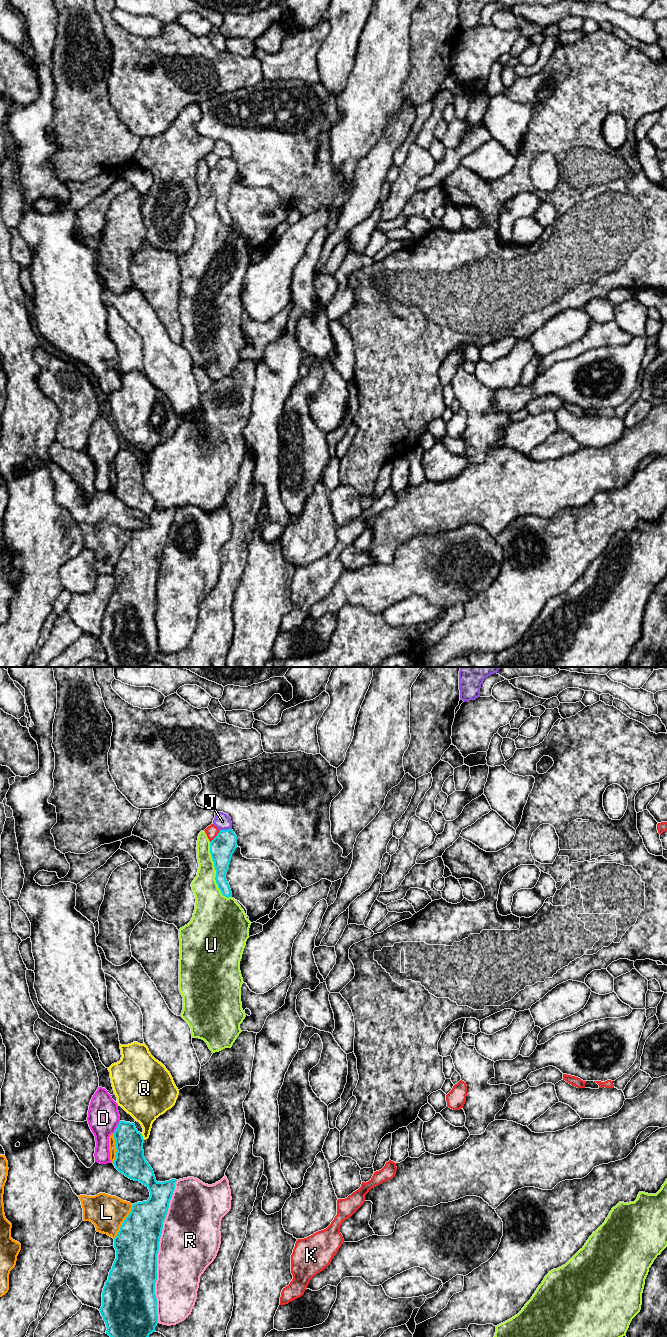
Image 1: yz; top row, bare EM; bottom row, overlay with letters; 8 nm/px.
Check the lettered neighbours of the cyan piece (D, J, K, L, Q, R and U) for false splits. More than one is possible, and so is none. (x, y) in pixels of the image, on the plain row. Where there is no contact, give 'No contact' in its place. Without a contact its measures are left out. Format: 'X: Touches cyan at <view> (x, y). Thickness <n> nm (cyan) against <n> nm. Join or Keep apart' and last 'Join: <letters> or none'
D: Touches cyan at yz (117, 455). Thickness 220 nm (cyan) against 260 nm. Keep apart
J: Touches cyan at yz (225, 158). Thickness 200 nm (cyan) against 140 nm. Keep apart
K: Touches cyan at yz (216, 164). Thickness 200 nm (cyan) against 100 nm. Keep apart
L: Touches cyan at yz (124, 549). Thickness 360 nm (cyan) against 280 nm. Keep apart
Q: Touches cyan at yz (142, 464). Thickness 240 nm (cyan) against 280 nm. Keep apart
R: Touches cyan at yz (158, 578). Thickness 360 nm (cyan) against 460 nm. Keep apart
U: Touches cyan at yz (216, 201). Thickness 200 nm (cyan) against 240 nm. Keep apart
Join: none

